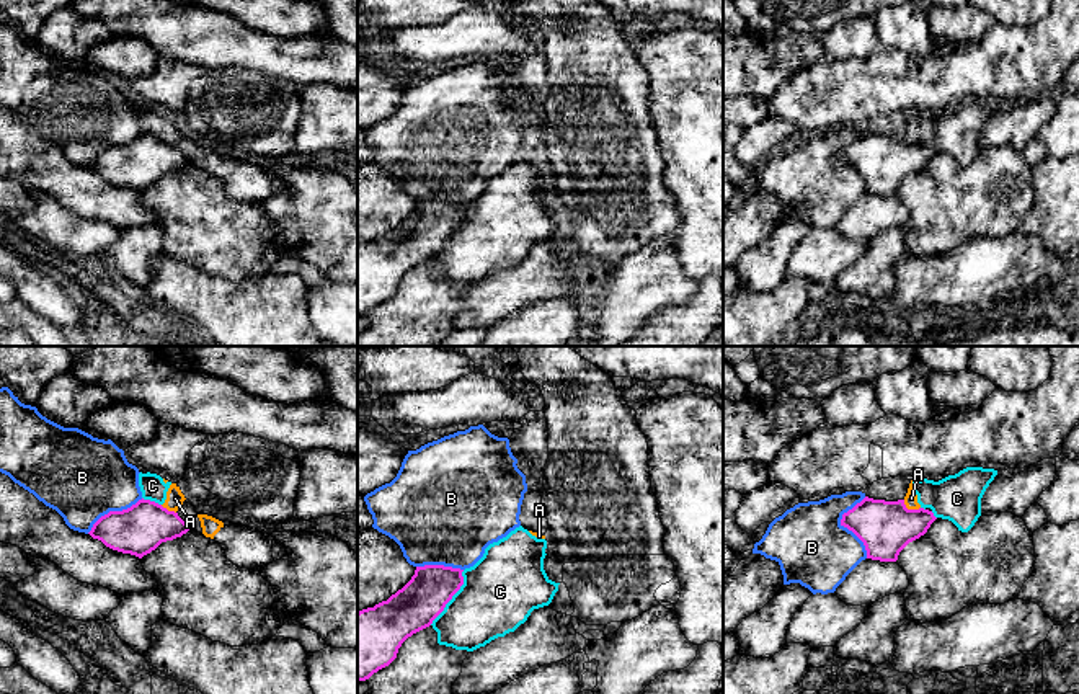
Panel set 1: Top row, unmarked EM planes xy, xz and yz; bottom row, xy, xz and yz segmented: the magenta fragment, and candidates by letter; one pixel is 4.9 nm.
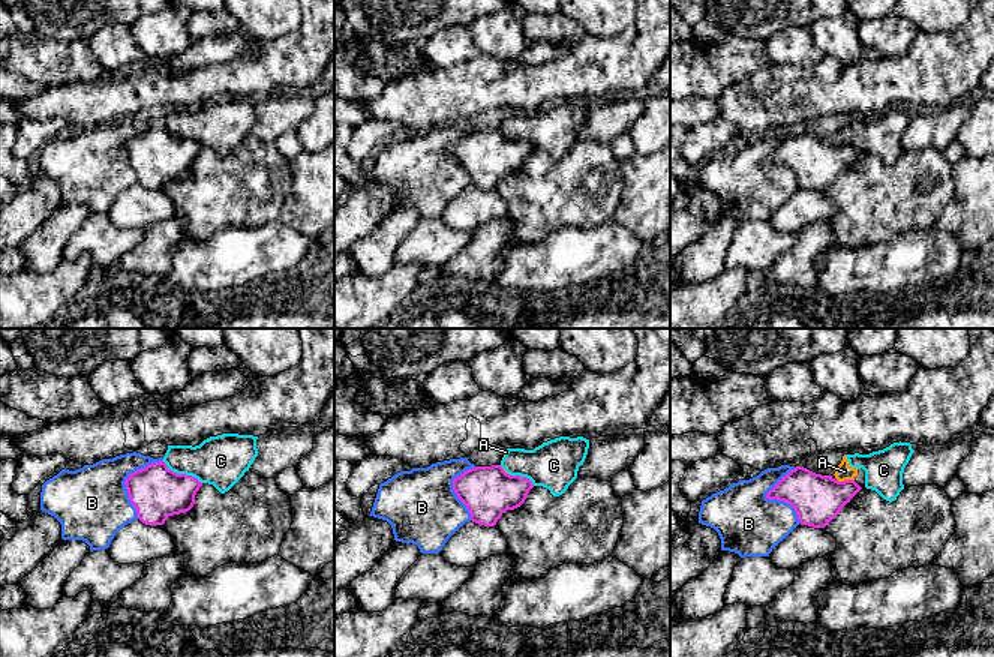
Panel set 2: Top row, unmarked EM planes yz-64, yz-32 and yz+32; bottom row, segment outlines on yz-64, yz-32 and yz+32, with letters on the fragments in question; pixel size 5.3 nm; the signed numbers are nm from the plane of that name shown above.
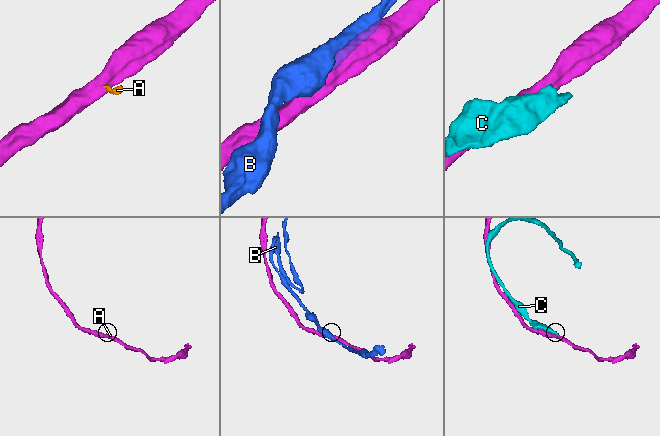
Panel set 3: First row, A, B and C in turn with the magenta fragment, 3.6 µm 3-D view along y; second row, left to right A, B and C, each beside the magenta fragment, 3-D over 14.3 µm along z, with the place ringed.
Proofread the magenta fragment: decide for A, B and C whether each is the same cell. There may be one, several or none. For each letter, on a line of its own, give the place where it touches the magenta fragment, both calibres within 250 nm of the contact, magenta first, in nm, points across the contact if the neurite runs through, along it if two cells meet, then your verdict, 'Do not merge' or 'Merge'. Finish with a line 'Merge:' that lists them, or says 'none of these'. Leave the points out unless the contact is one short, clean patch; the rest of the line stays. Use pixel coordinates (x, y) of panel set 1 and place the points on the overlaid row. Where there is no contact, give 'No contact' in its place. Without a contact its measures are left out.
A: Touches magenta at yz (910, 510). Thickness 260 nm (magenta) against 60 nm. Boundary: yz (903, 500), (908, 508), (919, 508). Do not merge
B: Touches magenta at yz (844, 526). Thickness 260 nm (magenta) against 360 nm. Do not merge
C: Touches magenta at xz (451, 598). Thickness 220 nm (magenta) against 360 nm. Do not merge
Merge: none of these

